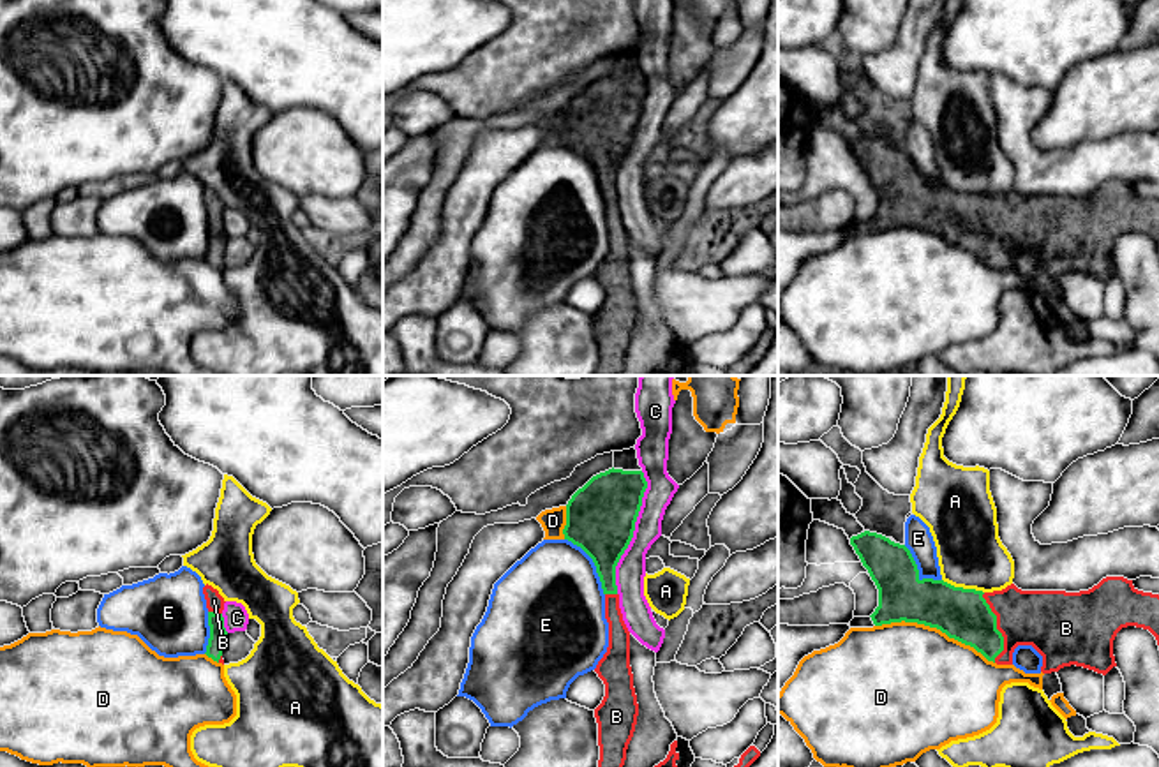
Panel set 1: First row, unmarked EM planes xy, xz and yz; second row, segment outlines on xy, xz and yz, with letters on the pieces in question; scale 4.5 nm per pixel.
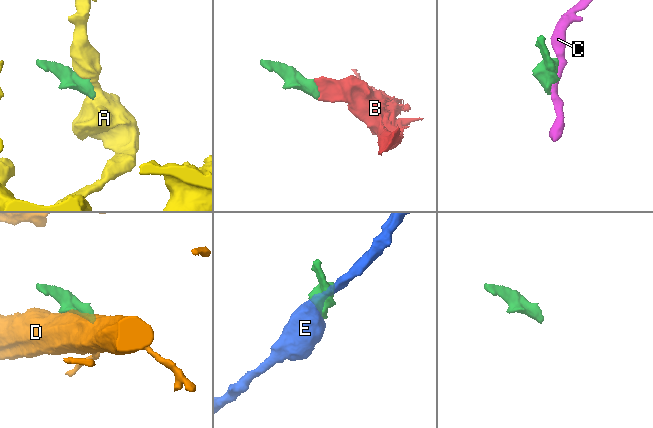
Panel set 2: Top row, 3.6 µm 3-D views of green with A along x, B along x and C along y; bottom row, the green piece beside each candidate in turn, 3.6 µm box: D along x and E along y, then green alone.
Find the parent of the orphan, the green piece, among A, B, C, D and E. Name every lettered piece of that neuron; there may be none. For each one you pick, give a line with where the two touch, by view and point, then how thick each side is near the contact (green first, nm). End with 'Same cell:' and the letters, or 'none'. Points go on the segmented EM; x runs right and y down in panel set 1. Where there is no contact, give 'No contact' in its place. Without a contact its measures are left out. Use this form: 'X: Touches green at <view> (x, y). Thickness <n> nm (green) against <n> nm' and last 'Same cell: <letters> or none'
B: Touches green at yz (995, 628). Thickness 240 nm (green) against 280 nm
Same cell: B

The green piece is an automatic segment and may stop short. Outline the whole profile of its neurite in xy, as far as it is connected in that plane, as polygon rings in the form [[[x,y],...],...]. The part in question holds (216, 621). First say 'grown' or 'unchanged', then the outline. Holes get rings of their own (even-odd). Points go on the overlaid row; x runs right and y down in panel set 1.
grown | [[[205,585],[203,587],[203,594],[206,599],[206,608],[208,608],[208,626],[210,626],[210,638],[208,638],[208,645],[206,645],[206,656],[212,658],[217,663],[224,665],[222,659],[222,651],[224,651],[224,644],[228,638],[228,631],[224,628],[224,617],[222,617],[222,610],[224,610],[224,598],[219,594],[217,589],[213,589],[212,585]]]

